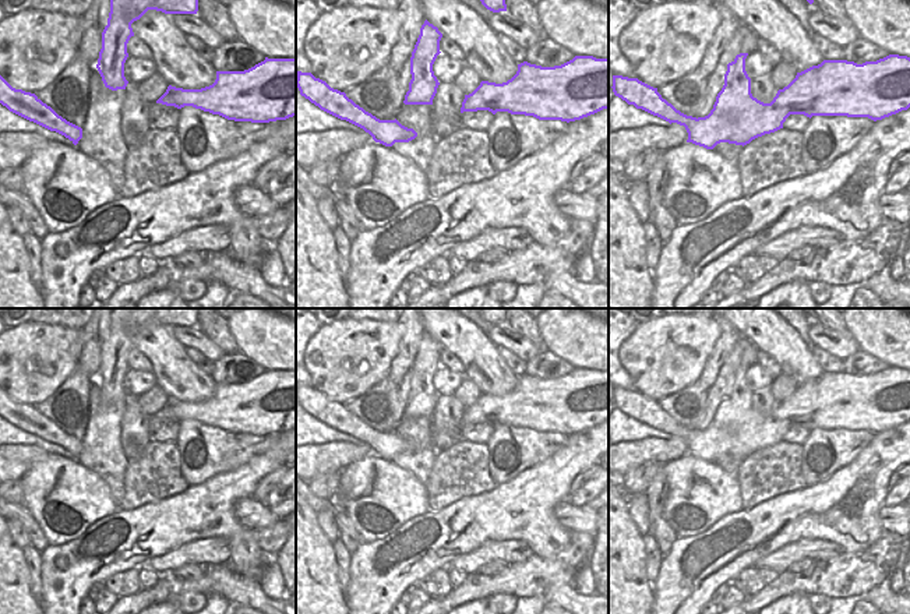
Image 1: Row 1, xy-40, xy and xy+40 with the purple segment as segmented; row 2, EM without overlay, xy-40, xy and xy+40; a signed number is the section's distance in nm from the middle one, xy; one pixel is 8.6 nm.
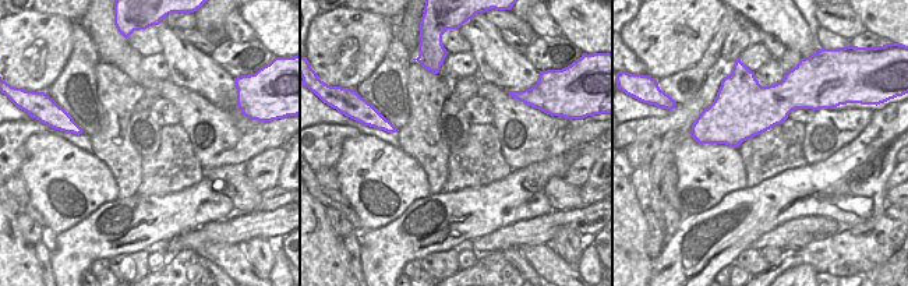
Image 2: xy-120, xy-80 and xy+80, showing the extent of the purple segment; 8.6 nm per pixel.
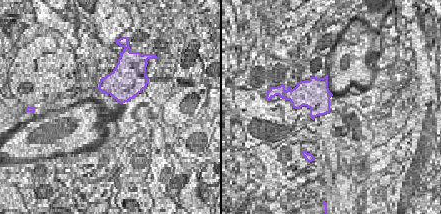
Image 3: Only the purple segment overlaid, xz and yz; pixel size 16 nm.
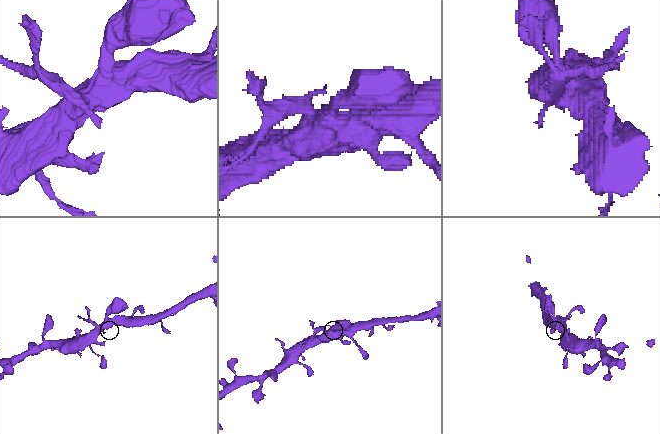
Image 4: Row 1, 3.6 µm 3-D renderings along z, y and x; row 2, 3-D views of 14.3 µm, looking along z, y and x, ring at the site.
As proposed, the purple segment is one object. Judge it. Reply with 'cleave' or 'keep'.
cleave

